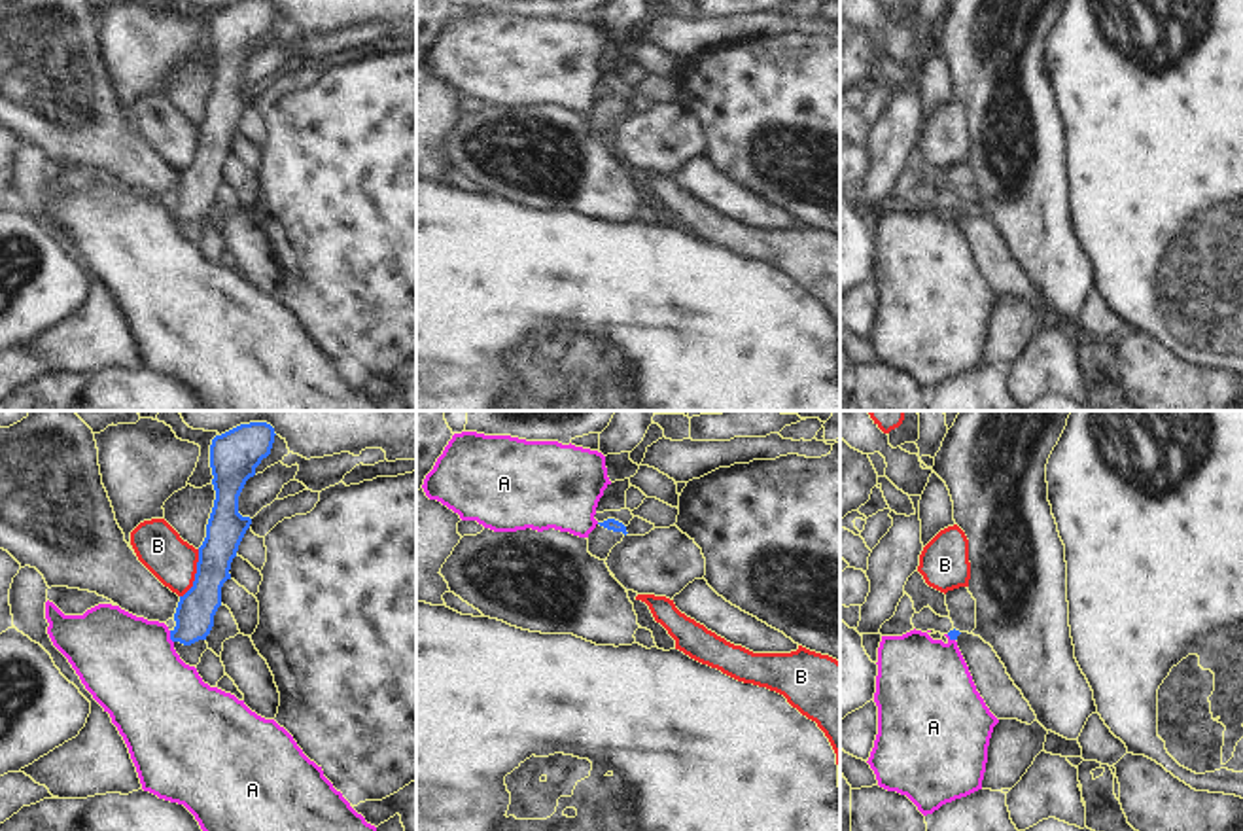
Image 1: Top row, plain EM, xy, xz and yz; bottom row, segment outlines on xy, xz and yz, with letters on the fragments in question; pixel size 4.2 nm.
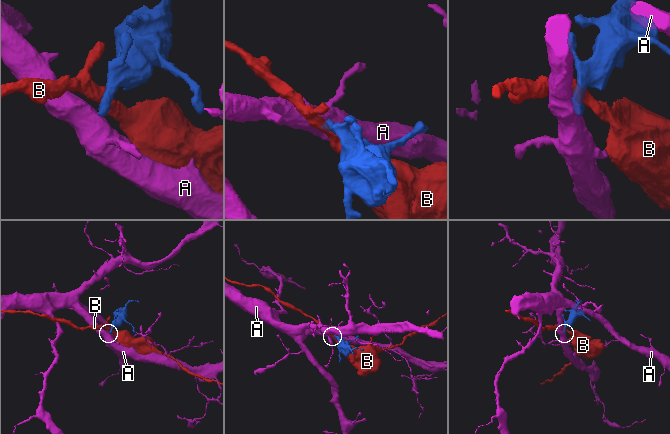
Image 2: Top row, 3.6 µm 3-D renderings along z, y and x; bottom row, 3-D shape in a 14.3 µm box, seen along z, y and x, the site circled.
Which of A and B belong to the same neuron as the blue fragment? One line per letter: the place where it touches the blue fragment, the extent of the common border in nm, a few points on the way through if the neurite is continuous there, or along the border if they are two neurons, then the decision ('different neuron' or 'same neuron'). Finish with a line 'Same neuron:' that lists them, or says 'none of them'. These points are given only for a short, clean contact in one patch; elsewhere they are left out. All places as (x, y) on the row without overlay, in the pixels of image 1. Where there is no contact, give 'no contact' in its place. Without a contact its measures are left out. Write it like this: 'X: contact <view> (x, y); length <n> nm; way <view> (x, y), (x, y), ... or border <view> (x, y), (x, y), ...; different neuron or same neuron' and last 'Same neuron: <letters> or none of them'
A: contact xy (171, 212); length 60 nm; border xy (169, 207), (173, 218); different neuron
B: contact xy (195, 150); length 220 nm; border xy (199, 125), (193, 159), (180, 173); different neuron
Same neuron: none of them

